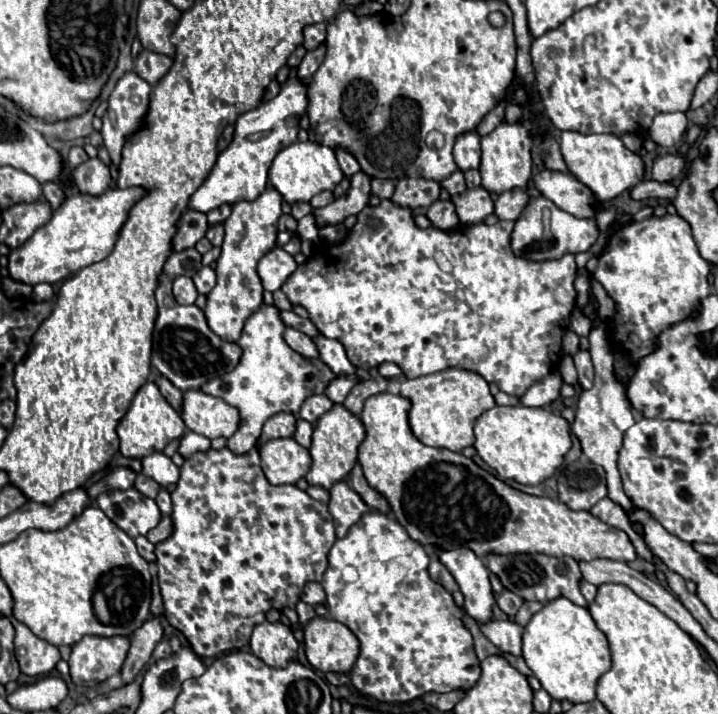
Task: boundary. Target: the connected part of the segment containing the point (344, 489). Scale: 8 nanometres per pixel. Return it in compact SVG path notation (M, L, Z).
M347 481L335 483L331 489L331 501L329 501L329 513L331 513L335 525L336 537L345 537L349 527L355 525L363 513L369 511L365 501L351 489Z

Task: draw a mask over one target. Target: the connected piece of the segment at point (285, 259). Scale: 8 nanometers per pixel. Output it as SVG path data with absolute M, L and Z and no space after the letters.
M281 247L271 249L267 255L261 257L261 261L257 265L257 273L263 281L263 287L271 293L281 289L281 285L287 281L287 277L295 269L297 269L297 261L293 259L293 255L289 255Z

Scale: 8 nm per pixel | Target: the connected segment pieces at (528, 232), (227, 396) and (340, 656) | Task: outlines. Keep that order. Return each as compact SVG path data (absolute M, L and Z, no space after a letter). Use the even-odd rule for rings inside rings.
M545 197L529 199L523 213L517 217L513 233L511 233L511 251L515 257L531 259L531 261L553 261L571 253L577 255L587 251L599 237L599 227L593 217L579 219L567 211L561 211Z
M261 305L259 311L255 311L247 319L243 335L237 341L237 345L243 349L243 357L239 365L231 373L211 379L207 381L207 385L201 387L205 393L213 397L221 397L225 403L233 405L239 411L241 417L239 429L227 443L227 447L233 453L247 453L249 449L253 449L255 441L259 439L261 427L269 417L281 411L297 415L301 403L313 393L323 393L325 385L335 377L335 373L331 373L331 369L327 369L327 365L323 365L321 359L305 359L303 355L293 351L283 339L285 325L309 337L319 335L317 327L309 319L301 319L293 311L281 311L281 317L275 305Z
M319 615L303 627L303 641L309 663L323 673L349 673L359 655L359 641L353 631Z

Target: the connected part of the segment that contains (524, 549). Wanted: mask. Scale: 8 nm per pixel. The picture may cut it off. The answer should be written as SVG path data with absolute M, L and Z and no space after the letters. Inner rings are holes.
M379 393L365 401L361 421L365 425L367 437L359 447L357 461L363 467L363 475L367 483L379 491L387 503L391 515L399 525L405 527L411 539L421 543L425 549L471 549L477 557L485 557L489 553L495 555L511 555L511 553L543 553L551 557L573 557L575 561L593 561L593 559L615 559L615 561L633 561L637 557L629 537L611 529L607 523L591 517L589 511L571 511L557 499L527 495L519 489L509 487L489 471L481 469L477 463L467 459L461 453L453 453L445 449L445 459L441 449L423 445L411 431L407 413L411 409L409 399L391 393Z

